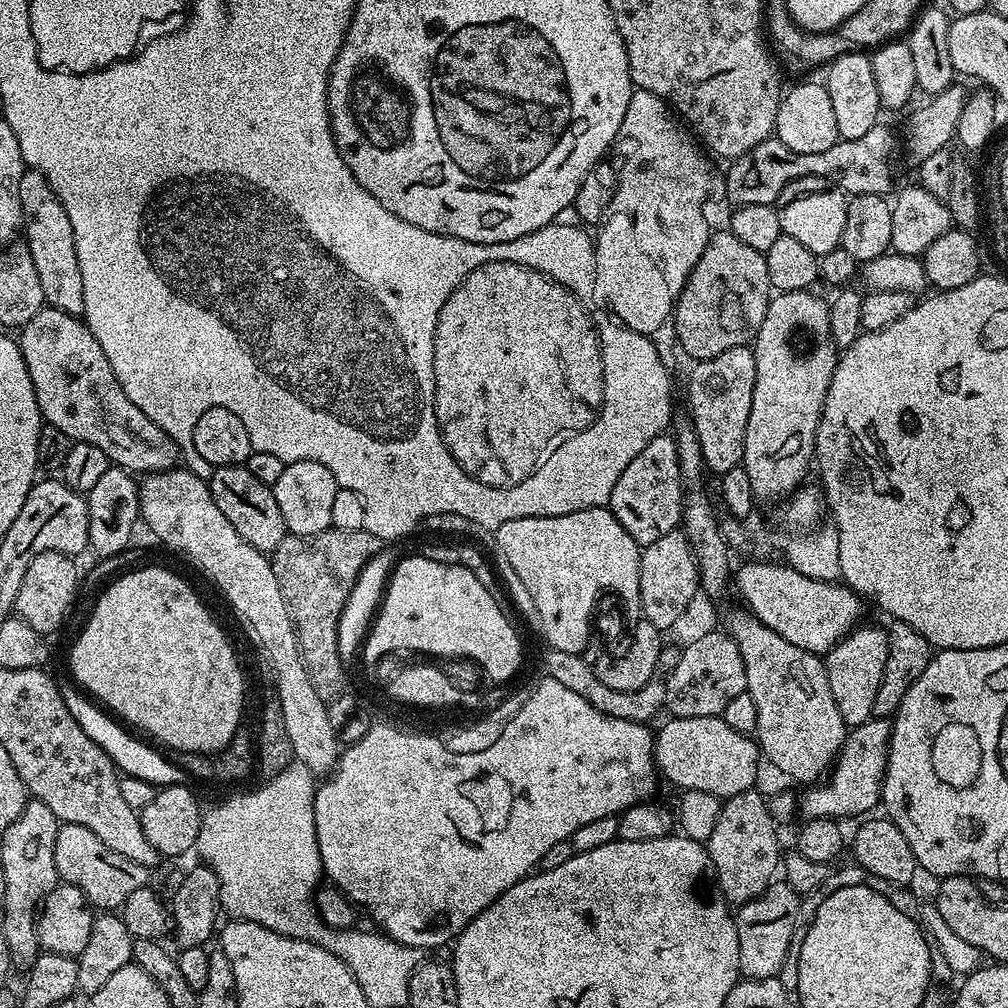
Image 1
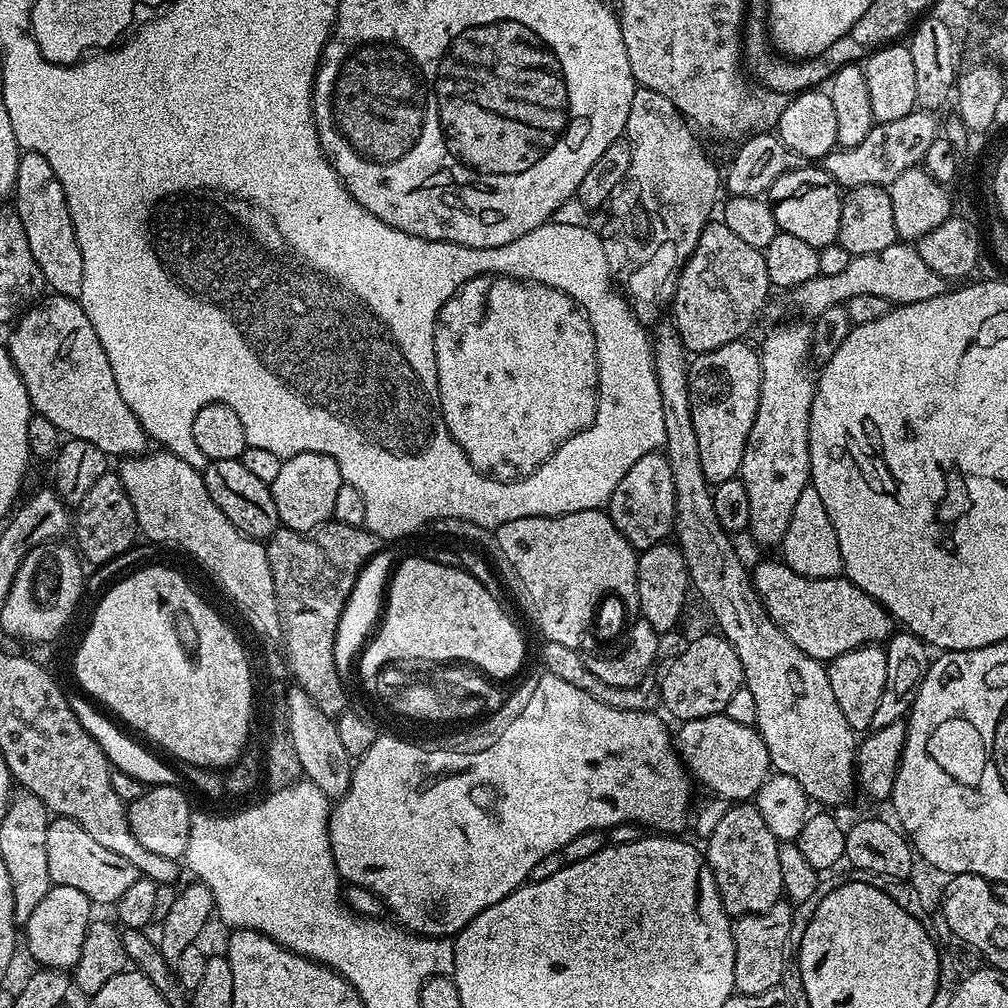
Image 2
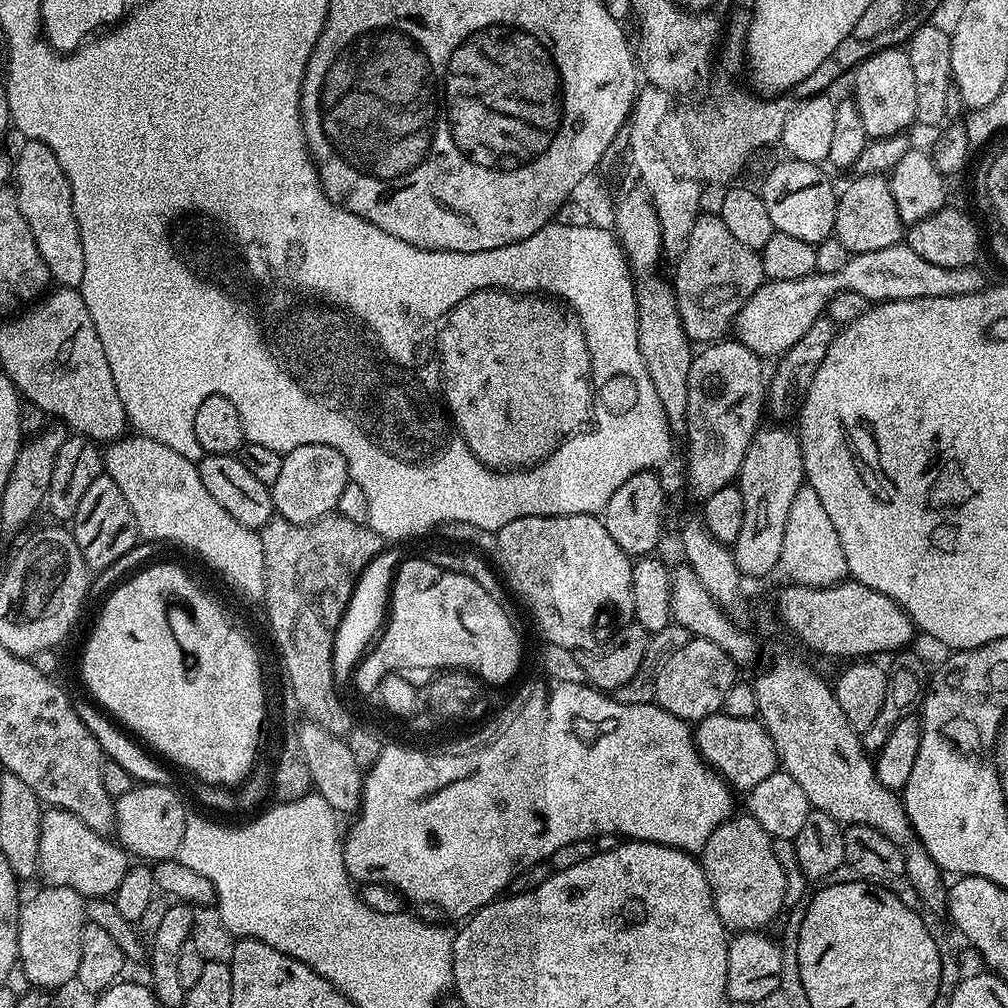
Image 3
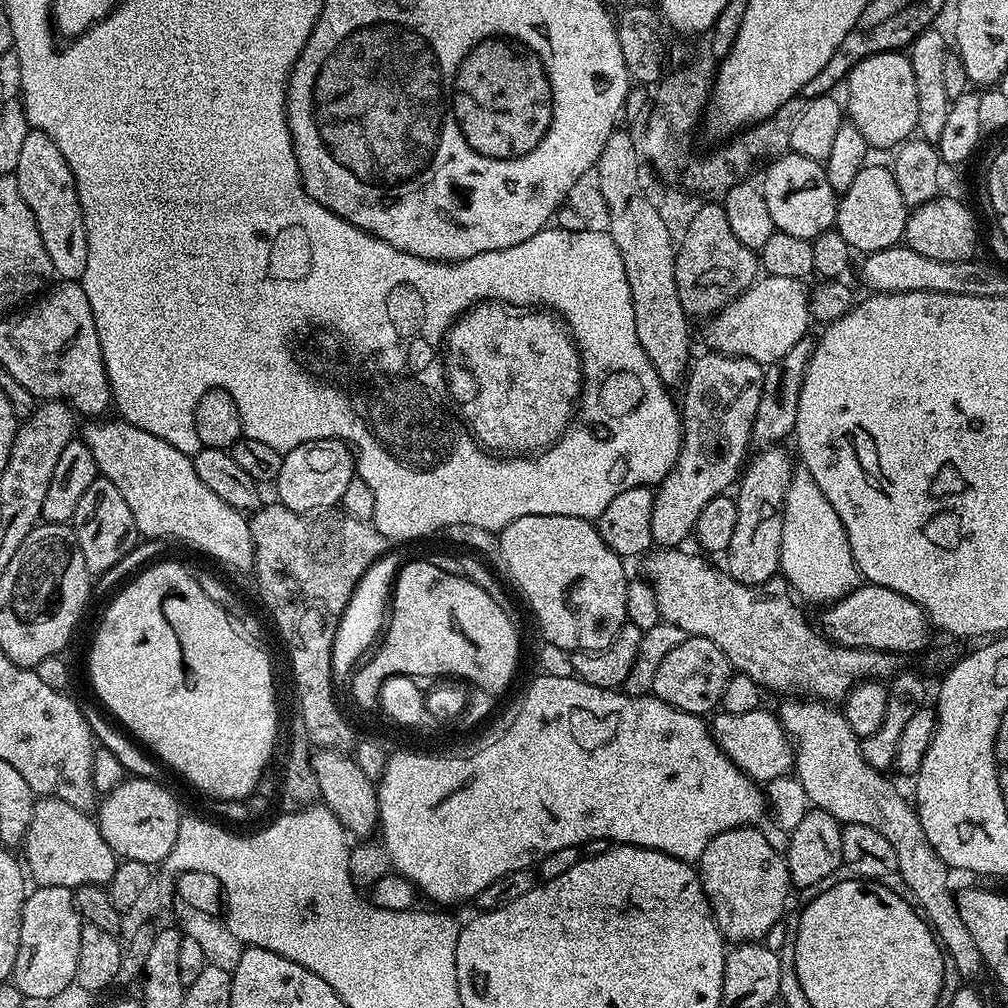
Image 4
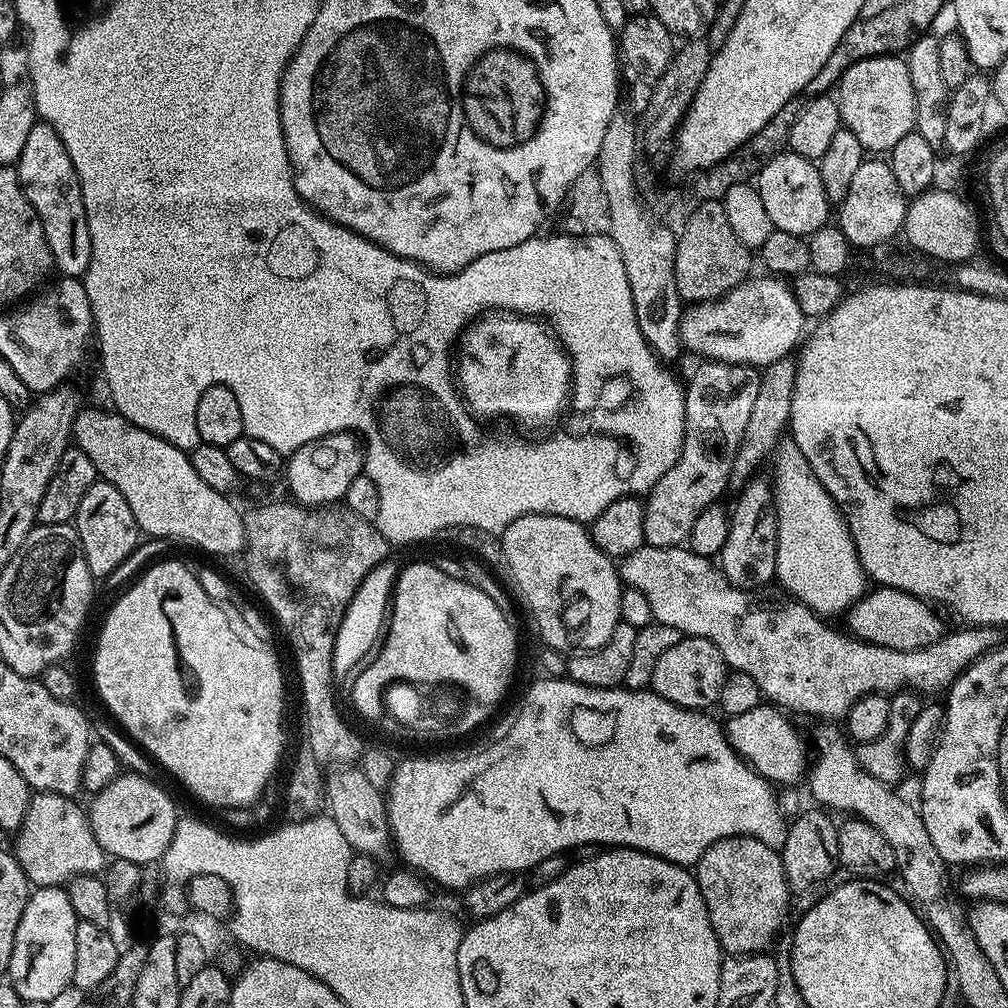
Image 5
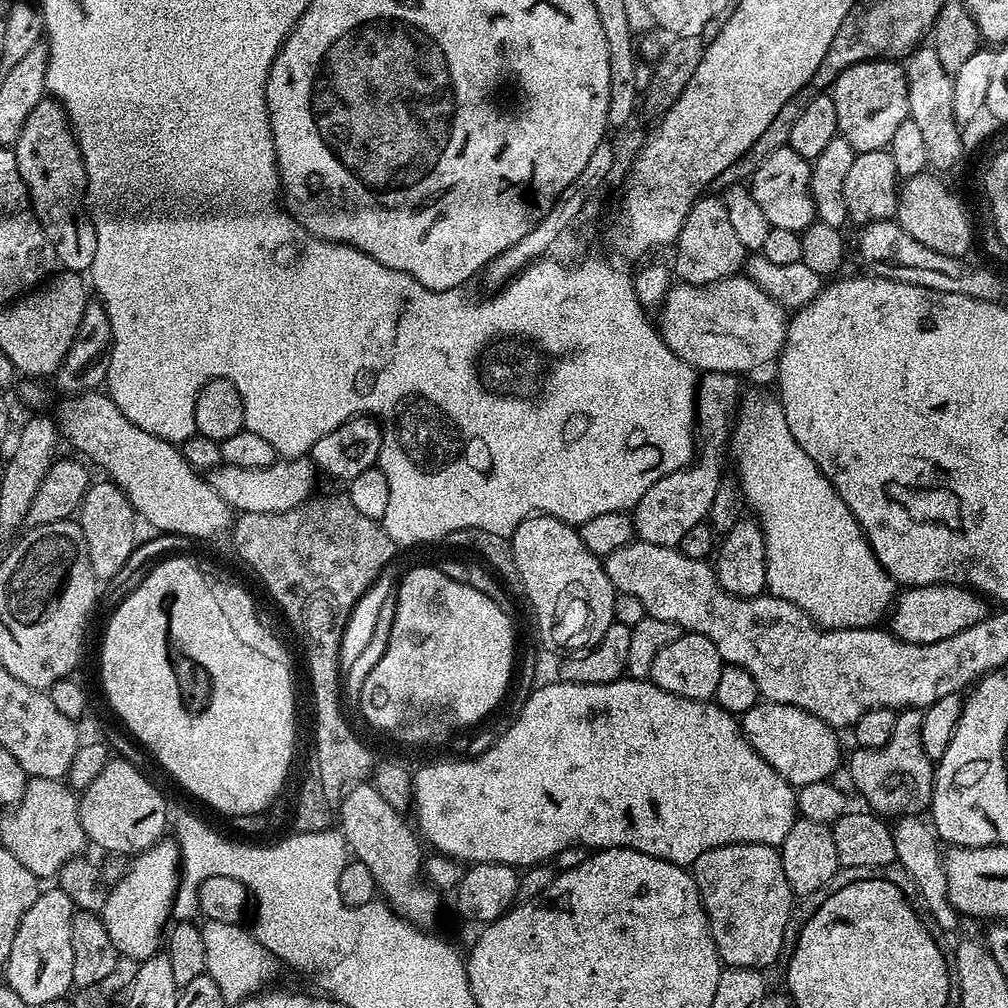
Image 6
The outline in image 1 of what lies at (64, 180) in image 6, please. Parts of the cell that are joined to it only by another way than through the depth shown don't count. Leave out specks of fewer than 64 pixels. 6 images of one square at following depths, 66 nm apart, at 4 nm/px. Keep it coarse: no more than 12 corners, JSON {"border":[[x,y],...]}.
{"border":[[47,178],[18,198],[45,301],[83,317],[74,230]]}

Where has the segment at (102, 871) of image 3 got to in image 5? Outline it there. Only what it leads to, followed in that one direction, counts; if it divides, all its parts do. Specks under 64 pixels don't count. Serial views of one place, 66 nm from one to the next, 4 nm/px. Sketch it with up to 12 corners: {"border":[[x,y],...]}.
{"border":[[36,792],[14,833],[29,885],[96,874],[106,854],[73,797]]}

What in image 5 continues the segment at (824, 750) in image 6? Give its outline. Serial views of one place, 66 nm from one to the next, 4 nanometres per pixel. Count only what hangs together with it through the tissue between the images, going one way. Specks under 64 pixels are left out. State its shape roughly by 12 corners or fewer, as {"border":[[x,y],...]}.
{"border":[[781,709],[727,717],[728,742],[773,785],[796,784],[808,748]]}

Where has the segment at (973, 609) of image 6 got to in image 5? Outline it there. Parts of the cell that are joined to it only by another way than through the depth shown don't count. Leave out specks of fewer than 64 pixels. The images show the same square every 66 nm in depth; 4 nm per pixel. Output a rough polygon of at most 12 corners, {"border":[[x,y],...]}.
{"border":[[876,586],[846,614],[851,635],[890,650],[946,634],[924,597]]}

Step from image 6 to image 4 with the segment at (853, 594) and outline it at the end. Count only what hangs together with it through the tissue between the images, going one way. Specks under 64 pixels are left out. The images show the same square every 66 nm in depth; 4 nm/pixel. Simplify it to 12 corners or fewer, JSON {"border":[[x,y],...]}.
{"border":[[802,466],[784,495],[780,572],[819,606],[858,587],[846,530]]}

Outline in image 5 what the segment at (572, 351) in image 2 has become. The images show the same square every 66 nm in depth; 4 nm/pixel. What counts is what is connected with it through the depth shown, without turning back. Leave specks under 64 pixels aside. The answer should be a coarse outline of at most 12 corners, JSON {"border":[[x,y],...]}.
{"border":[[484,314],[454,372],[481,417],[544,424],[572,362],[536,318]]}

